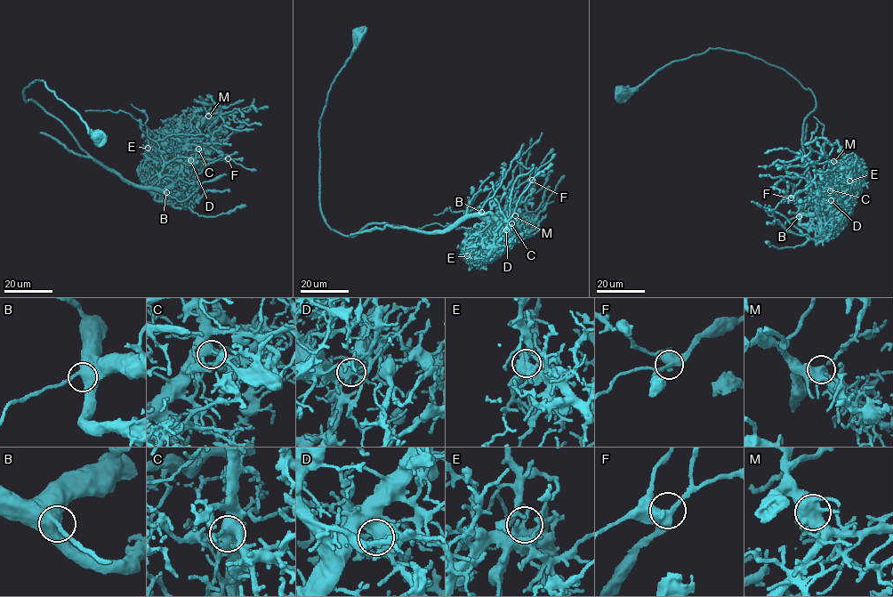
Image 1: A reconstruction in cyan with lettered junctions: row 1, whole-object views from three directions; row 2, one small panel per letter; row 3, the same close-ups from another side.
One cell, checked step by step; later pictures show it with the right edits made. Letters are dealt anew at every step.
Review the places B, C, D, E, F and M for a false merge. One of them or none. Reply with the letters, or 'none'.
D

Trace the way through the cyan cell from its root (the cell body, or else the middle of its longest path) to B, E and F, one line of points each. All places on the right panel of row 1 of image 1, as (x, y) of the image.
B: (623, 92), (710, 48), (783, 68), (816, 106), (802, 126), (812, 188), (799, 216)
E: (623, 92), (710, 48), (747, 52), (815, 97), (802, 126), (812, 188), (801, 213), (819, 211), (849, 181)
F: (623, 92), (710, 48), (783, 68), (816, 106), (801, 213), (824, 205), (827, 185), (791, 197)

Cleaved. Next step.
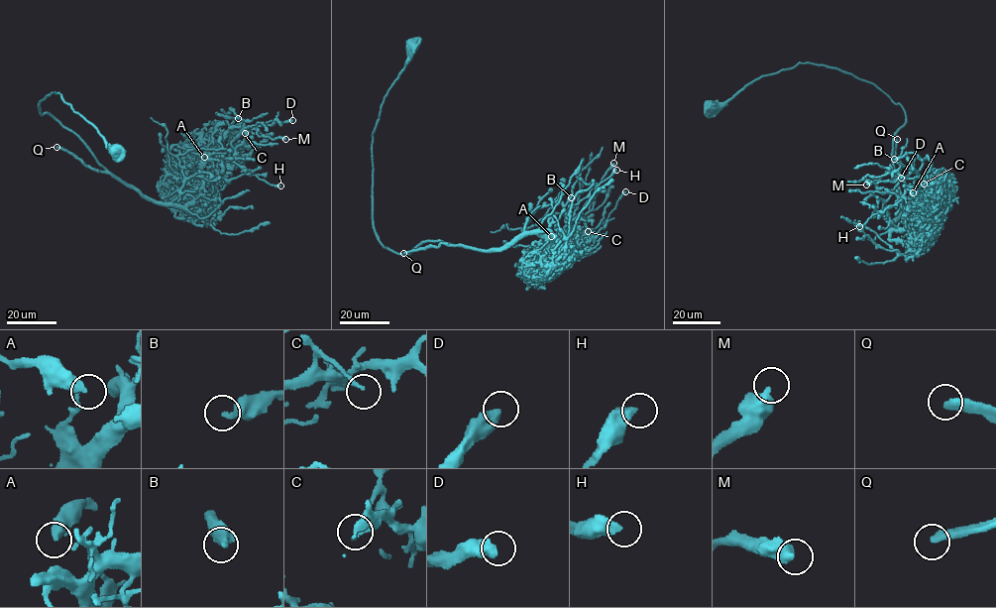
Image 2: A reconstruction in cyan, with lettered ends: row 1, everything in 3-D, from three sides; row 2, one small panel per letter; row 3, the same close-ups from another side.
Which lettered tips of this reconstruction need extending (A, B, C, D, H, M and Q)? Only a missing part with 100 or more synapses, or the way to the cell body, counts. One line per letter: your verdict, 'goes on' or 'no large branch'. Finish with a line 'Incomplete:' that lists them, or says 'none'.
A: no large branch
B: no large branch
C: no large branch
D: no large branch
H: no large branch
M: no large branch
Q: goes on
Incomplete: Q

